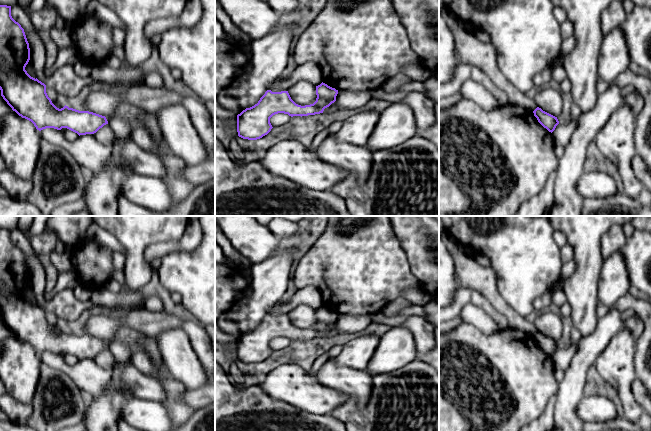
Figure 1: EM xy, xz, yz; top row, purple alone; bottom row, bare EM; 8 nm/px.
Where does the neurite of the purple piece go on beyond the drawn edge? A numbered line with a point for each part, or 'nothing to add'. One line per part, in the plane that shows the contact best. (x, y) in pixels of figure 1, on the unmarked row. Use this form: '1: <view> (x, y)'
nothing to add

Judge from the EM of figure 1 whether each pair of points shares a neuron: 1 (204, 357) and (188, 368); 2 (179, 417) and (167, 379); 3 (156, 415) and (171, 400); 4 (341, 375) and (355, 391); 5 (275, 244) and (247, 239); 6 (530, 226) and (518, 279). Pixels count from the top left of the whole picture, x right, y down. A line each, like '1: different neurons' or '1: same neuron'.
1: different neurons
2: same neuron
3: different neurons
4: same neuron
5: same neuron
6: same neuron

